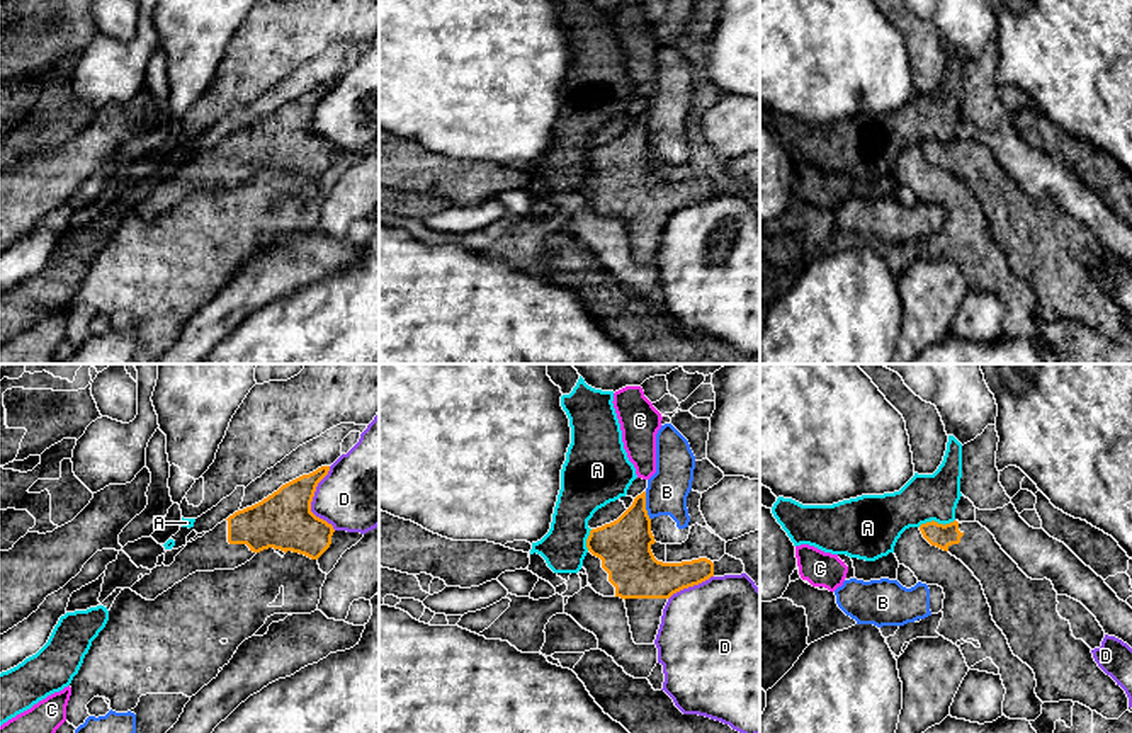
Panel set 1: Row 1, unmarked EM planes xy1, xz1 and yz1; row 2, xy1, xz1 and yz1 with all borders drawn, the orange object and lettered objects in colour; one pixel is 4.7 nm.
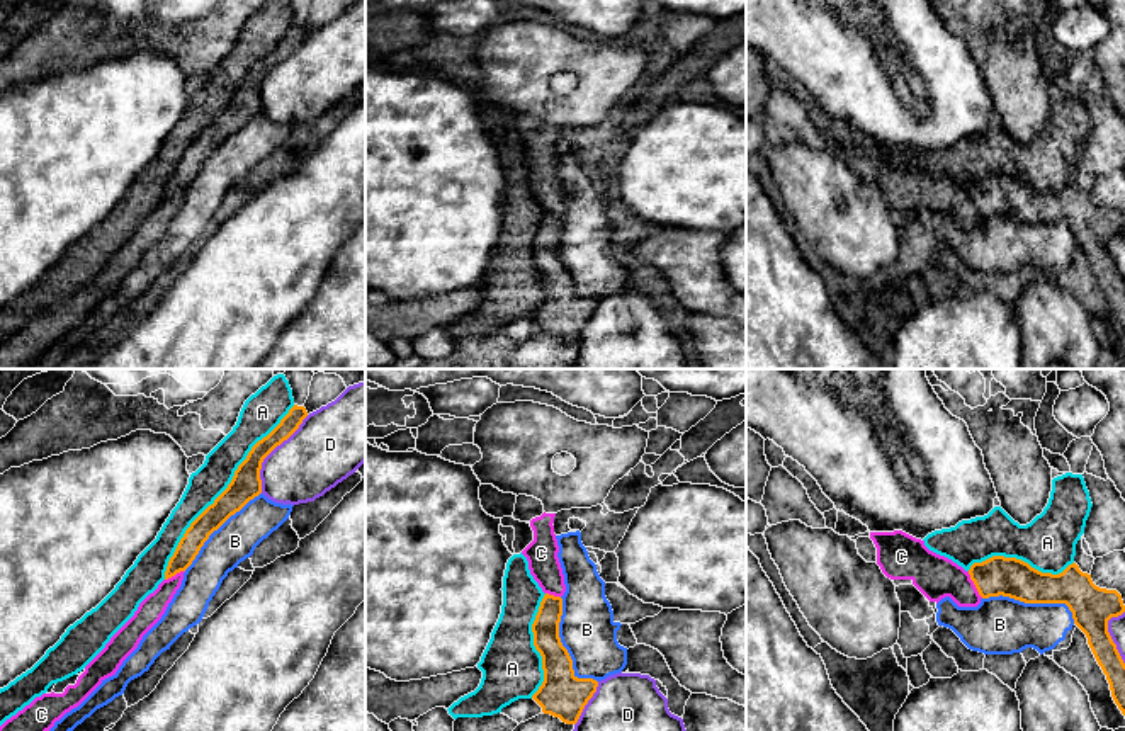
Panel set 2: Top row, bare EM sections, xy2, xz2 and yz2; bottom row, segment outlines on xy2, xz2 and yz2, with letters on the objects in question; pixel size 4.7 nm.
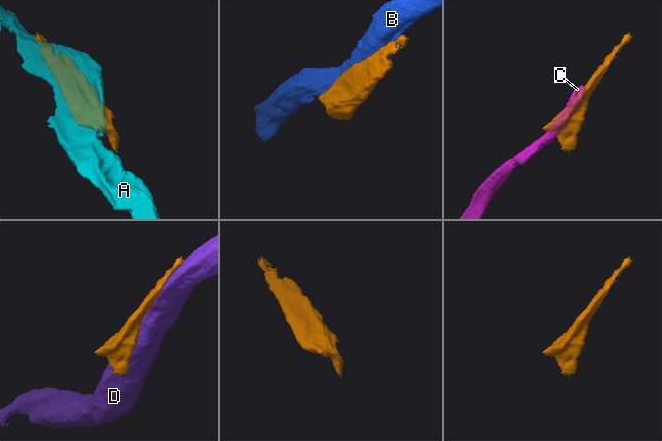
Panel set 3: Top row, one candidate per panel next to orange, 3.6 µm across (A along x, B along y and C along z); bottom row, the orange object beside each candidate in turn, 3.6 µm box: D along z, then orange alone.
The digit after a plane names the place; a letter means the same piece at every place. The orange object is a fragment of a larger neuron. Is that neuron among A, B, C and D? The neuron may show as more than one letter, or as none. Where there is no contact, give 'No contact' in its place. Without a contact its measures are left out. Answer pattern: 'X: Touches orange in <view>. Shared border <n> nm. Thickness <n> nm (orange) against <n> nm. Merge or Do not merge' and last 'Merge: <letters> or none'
A: Touches orange in xy2. Shared border 1050 nm. Thickness 140 nm (orange) against 160 nm. Do not merge
B: Touches orange in xz2. Shared border 440 nm. Thickness 220 nm (orange) against 260 nm. Do not merge
C: Touches orange in yz2. Shared border 150 nm. Thickness 190 nm (orange) against 200 nm. Do not merge
D: Touches orange in xy2. Shared border 440 nm. Thickness 140 nm (orange) against 320 nm. Do not merge
Merge: none

